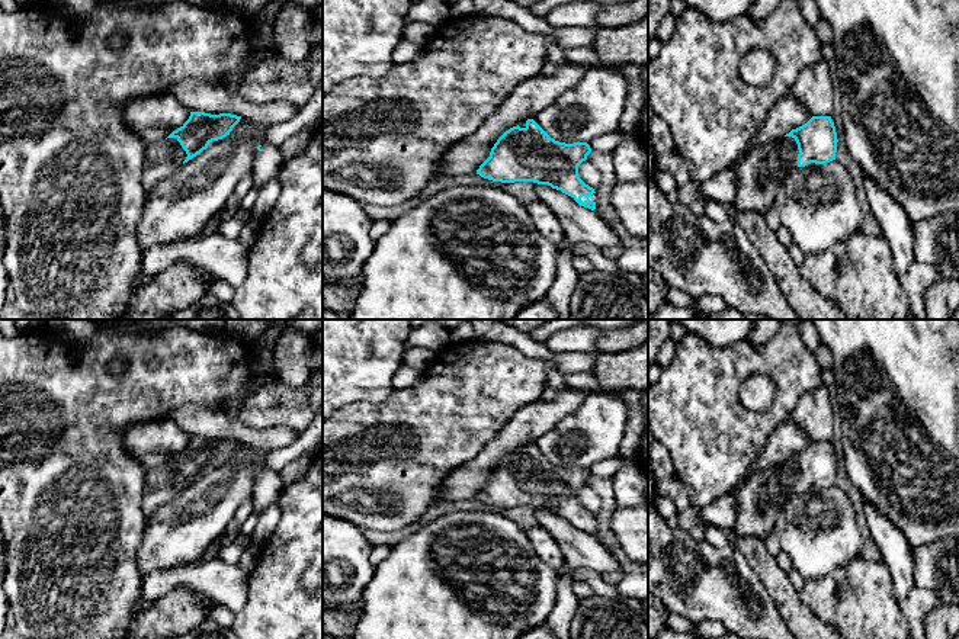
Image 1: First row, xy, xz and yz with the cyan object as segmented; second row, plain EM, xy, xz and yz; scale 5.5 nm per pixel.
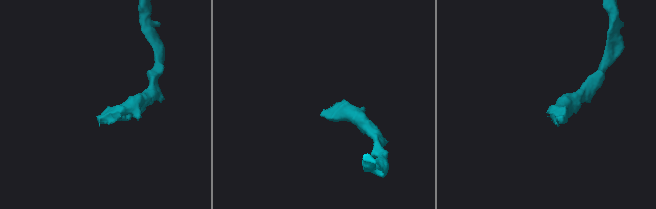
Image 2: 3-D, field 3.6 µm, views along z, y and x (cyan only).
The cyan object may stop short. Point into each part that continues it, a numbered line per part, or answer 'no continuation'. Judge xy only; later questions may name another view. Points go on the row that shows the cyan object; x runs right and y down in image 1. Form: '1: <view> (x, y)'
1: xy (164, 156)

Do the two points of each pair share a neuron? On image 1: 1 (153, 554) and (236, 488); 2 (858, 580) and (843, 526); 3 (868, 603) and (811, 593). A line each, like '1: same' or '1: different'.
1: same
2: different
3: same

